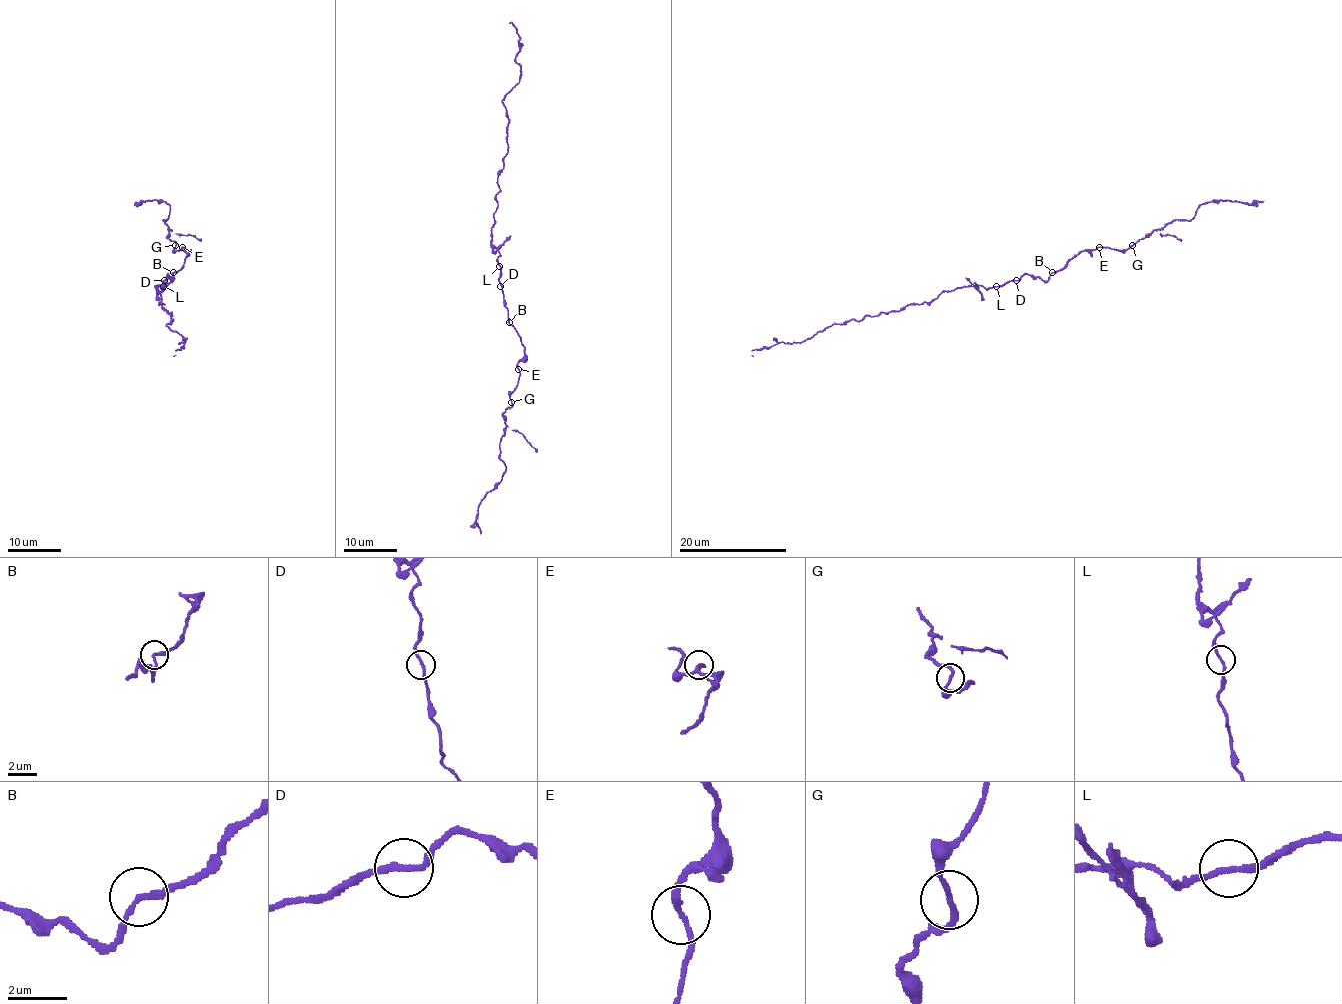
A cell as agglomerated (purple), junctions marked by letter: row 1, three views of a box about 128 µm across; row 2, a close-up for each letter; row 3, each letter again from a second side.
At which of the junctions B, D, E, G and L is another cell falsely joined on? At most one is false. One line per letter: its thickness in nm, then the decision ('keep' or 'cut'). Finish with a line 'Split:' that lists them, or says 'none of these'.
B: 180 nm | keep
D: 200 nm | keep
E: 170 nm | keep
G: 180 nm | keep
L: 180 nm | cut
Split: L

